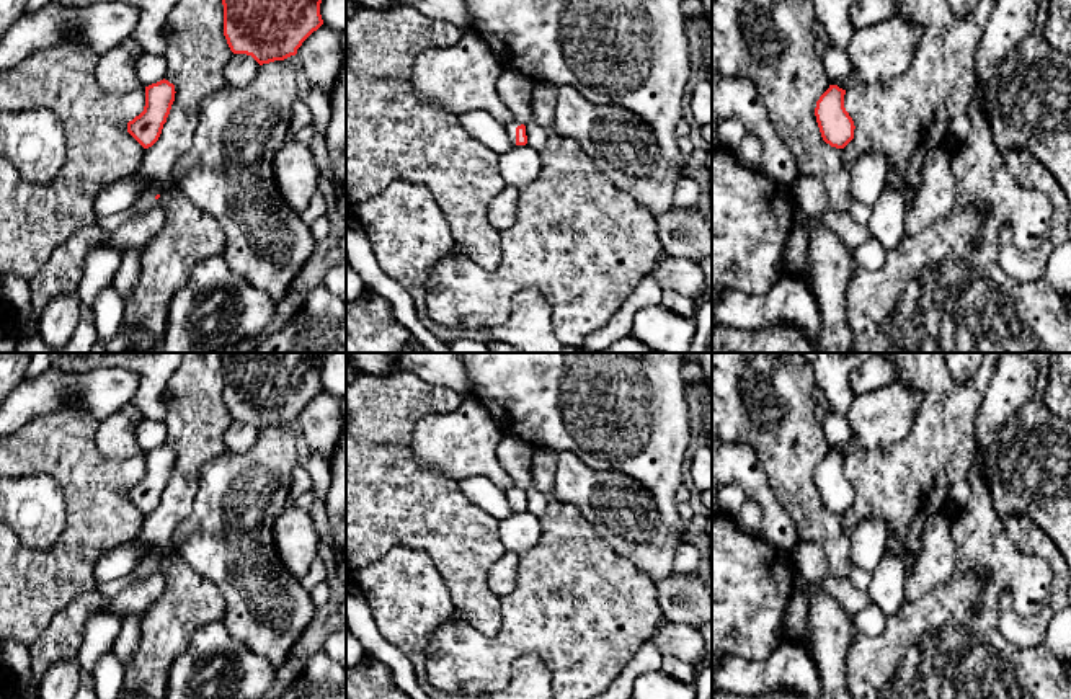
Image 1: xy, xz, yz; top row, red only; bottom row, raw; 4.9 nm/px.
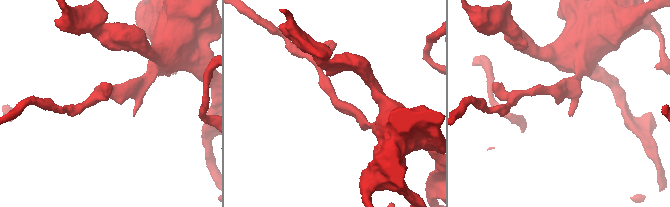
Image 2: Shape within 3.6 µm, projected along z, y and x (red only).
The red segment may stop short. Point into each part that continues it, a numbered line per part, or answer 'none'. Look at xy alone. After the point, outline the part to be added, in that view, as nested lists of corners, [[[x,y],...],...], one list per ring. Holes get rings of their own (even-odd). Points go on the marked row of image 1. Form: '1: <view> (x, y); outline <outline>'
1: xy (142, 204); outline [[[153,188],[153,189],[147,191],[142,198],[139,198],[136,201],[134,206],[127,207],[122,212],[114,214],[114,216],[98,219],[96,225],[106,232],[113,232],[113,230],[119,229],[124,222],[129,222],[134,217],[137,217],[137,216],[147,212],[150,207],[153,207],[155,201],[157,201],[155,196],[160,193],[162,193],[160,188]]]

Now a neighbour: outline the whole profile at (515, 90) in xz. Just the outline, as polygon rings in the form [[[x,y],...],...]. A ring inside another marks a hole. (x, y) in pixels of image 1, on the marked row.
[[[504,69],[498,78],[498,95],[511,109],[514,121],[521,124],[531,122],[532,118],[532,90],[536,82],[511,69]]]

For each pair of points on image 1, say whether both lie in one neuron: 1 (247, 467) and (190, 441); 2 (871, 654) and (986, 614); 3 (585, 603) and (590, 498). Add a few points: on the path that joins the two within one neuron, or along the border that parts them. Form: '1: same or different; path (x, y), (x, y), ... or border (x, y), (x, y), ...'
1: different; border (227, 449), (203, 466), (199, 487)
2: same; path (900, 652), (924, 627), (957, 621)
3: different; border (557, 498), (570, 503), (614, 549)

